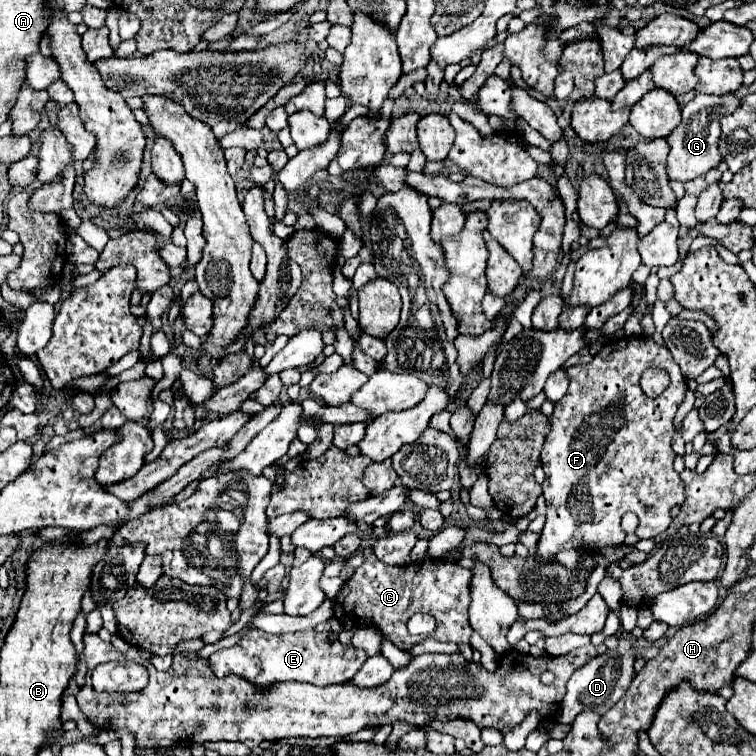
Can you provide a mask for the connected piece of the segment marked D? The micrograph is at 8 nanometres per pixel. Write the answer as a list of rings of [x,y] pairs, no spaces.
[[[621,639],[617,651],[607,651],[603,655],[597,655],[583,667],[579,667],[567,683],[567,693],[563,697],[557,721],[573,723],[573,719],[585,709],[597,711],[599,715],[607,713],[625,695],[625,691],[633,679],[633,663],[635,663],[635,657],[631,653],[631,645],[625,639]]]

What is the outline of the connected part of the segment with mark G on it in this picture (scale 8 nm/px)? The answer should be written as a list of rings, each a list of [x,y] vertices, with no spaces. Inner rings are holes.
[[[731,93],[729,95],[695,95],[685,107],[683,107],[683,121],[681,125],[667,137],[667,143],[671,147],[669,157],[667,157],[667,177],[669,181],[691,181],[695,177],[705,175],[707,171],[715,169],[721,163],[721,155],[719,155],[719,135],[721,135],[721,127],[719,127],[719,119],[727,113],[731,113],[741,101],[735,99]]]

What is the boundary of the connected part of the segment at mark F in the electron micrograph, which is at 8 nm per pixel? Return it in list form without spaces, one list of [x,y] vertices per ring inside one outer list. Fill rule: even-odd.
[[[621,337],[621,339],[611,339],[607,341],[601,351],[593,357],[591,363],[587,365],[575,365],[575,367],[567,367],[567,377],[569,377],[569,389],[567,389],[567,395],[555,403],[555,411],[553,415],[549,417],[551,421],[551,427],[549,427],[549,435],[545,437],[545,443],[543,443],[543,449],[541,449],[541,461],[543,461],[543,469],[545,469],[545,481],[543,481],[543,495],[545,495],[545,501],[547,501],[547,521],[545,521],[545,527],[541,531],[541,537],[539,537],[539,543],[537,543],[537,553],[535,557],[541,559],[541,561],[555,561],[555,555],[559,551],[565,551],[565,549],[591,549],[591,551],[599,551],[599,549],[605,549],[605,547],[617,547],[617,545],[623,545],[623,539],[625,539],[625,531],[621,529],[621,517],[627,513],[627,511],[633,511],[637,517],[639,517],[639,527],[637,527],[637,537],[639,539],[651,539],[651,537],[657,537],[659,533],[663,533],[669,523],[671,523],[671,509],[675,505],[681,505],[683,503],[683,481],[679,477],[679,473],[673,469],[673,459],[675,459],[675,451],[671,449],[671,439],[673,439],[673,433],[675,433],[675,427],[673,427],[673,419],[675,419],[675,413],[677,413],[677,407],[679,403],[683,401],[683,393],[687,389],[687,381],[685,377],[681,375],[681,369],[679,365],[675,365],[675,359],[671,357],[671,353],[665,349],[665,347],[659,347],[653,339],[649,337]],[[649,367],[661,367],[663,371],[667,371],[669,375],[669,387],[659,395],[659,397],[647,397],[639,385],[639,377],[643,375],[645,369]]]

